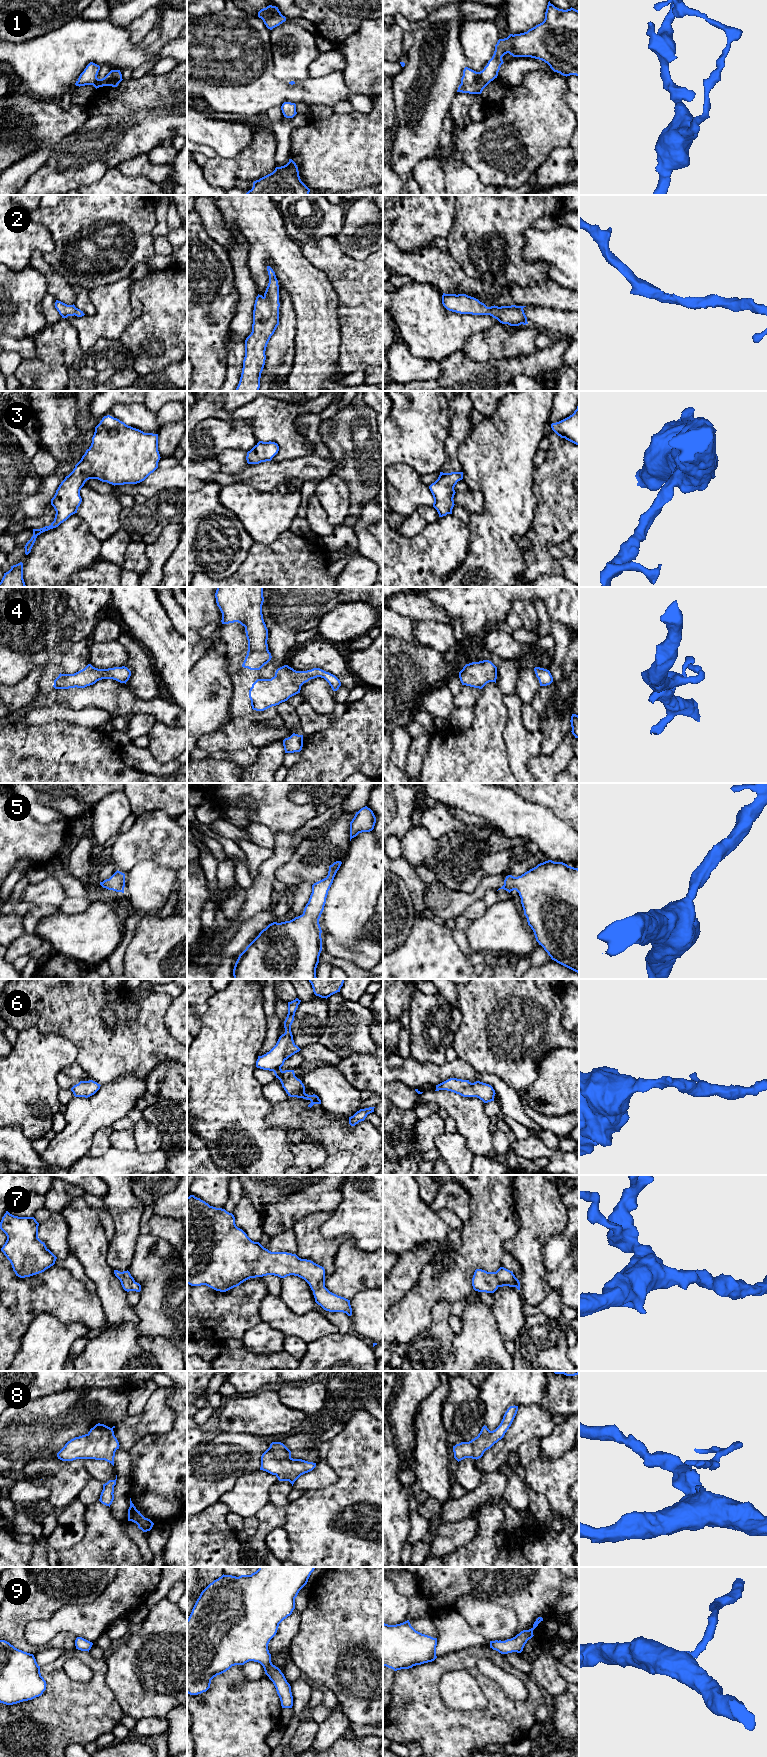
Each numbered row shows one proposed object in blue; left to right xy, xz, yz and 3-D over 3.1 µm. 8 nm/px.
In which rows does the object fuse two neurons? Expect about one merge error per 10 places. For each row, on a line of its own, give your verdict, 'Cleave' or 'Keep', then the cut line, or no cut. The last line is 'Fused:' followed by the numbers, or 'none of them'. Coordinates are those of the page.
1: Keep. No split
2: Keep. No split
3: Keep. No split
4: Keep. No split
5: Keep. No split
6: Keep. No split
7: Keep. No split
8: Keep. No split
9: Keep. No split
Fused: none of them

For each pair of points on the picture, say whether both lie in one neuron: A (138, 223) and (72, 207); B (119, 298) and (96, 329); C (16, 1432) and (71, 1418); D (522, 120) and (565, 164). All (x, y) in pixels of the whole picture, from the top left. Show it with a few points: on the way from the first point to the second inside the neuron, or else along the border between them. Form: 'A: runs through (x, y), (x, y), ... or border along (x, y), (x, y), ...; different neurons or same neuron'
A: runs through (122, 208), (88, 208); same neuron
B: runs through (113, 306), (113, 312), (104, 321); same neuron
C: runs through (30, 1430), (40, 1428), (57, 1418); same neuron
D: border along (568, 146), (555, 148), (537, 169); different neurons

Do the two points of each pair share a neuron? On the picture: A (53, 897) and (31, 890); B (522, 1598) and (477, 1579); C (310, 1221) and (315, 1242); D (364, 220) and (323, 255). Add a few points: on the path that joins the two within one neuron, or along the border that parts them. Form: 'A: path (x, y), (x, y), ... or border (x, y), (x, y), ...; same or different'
A: path (48, 893), (36, 893); same
B: path (511, 1587), (503, 1579), (488, 1579); same
C: path (310, 1226), (310, 1237); same
D: border (333, 237), (338, 247), (345, 254), (354, 258); different

